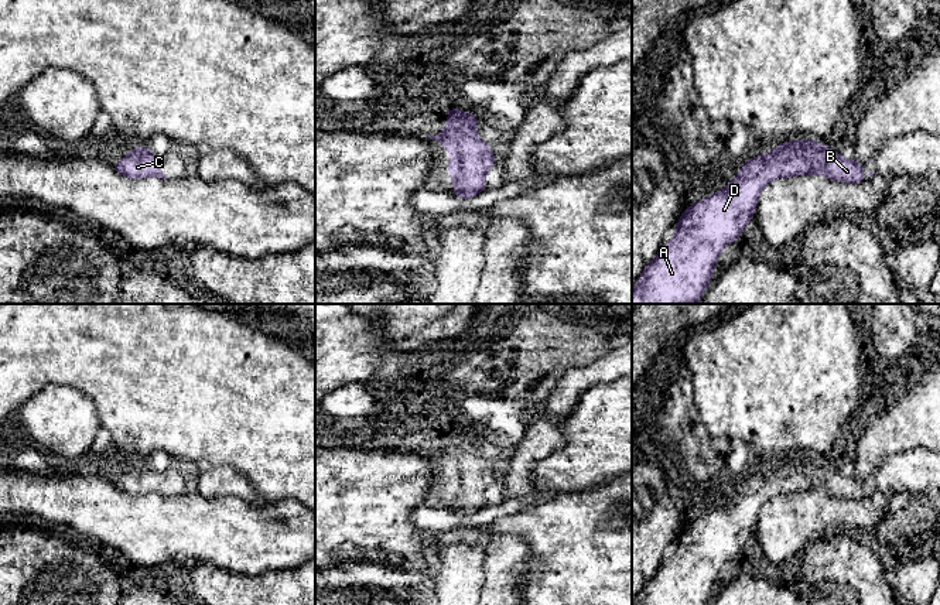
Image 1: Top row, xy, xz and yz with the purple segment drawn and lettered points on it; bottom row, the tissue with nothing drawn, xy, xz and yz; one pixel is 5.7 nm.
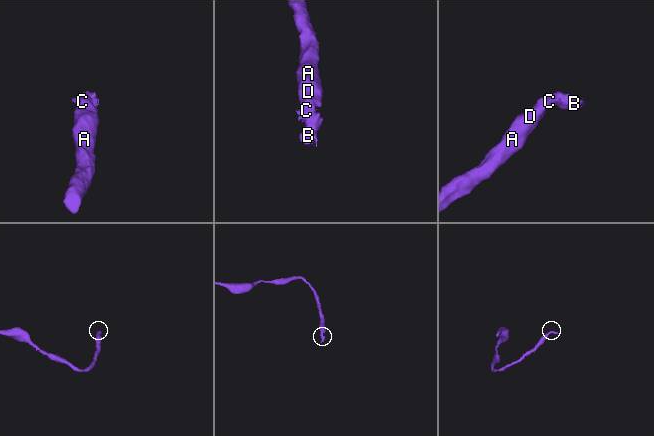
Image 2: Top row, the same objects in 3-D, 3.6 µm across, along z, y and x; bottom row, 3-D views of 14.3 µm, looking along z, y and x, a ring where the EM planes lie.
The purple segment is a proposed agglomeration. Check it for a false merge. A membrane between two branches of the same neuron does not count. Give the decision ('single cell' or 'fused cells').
single cell

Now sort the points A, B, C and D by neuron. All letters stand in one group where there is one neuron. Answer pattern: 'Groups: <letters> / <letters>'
Groups: A B C D

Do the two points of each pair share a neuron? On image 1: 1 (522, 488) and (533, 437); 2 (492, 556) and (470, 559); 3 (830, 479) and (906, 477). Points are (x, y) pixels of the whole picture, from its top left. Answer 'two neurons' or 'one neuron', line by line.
1: one neuron
2: one neuron
3: one neuron

